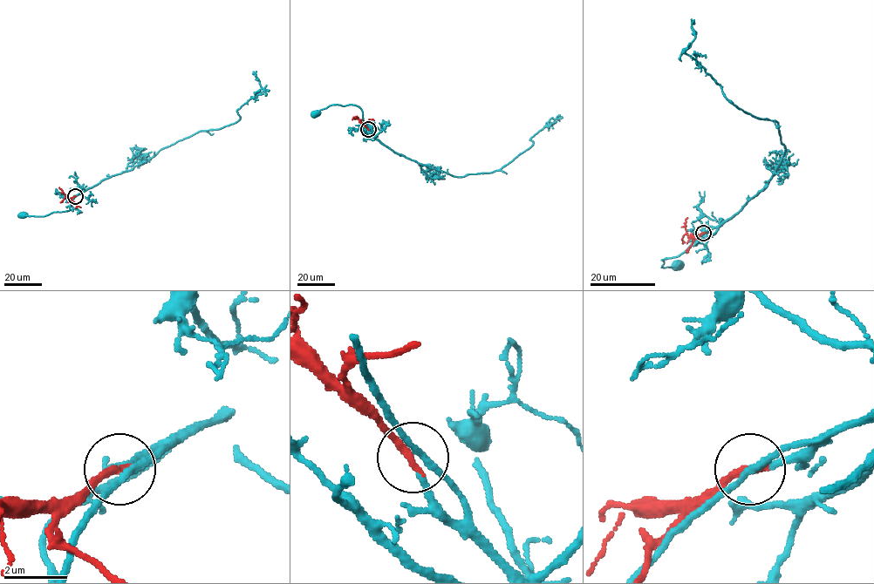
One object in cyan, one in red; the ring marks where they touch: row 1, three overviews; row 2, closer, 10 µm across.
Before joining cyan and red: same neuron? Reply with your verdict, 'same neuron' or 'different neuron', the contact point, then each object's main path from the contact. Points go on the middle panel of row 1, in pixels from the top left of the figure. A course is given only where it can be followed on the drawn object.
same neuron; at (368, 129); cyan runs (368, 129), (362, 110), (353, 105), (332, 105), (316, 113); red runs (368, 129), (357, 118), (352, 119)

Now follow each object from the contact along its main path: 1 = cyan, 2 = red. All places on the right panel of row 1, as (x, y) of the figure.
1: (703, 233), (677, 256), (662, 260), (662, 268), (676, 264)
2: (703, 233), (689, 236), (686, 228), (687, 217)

